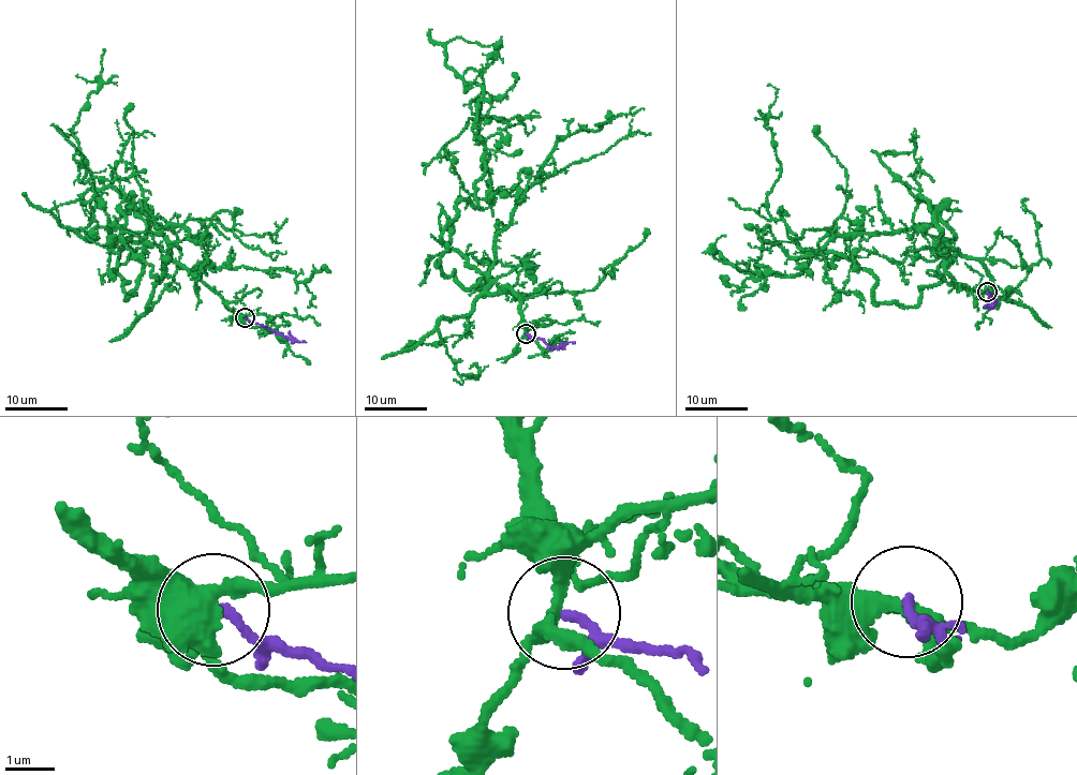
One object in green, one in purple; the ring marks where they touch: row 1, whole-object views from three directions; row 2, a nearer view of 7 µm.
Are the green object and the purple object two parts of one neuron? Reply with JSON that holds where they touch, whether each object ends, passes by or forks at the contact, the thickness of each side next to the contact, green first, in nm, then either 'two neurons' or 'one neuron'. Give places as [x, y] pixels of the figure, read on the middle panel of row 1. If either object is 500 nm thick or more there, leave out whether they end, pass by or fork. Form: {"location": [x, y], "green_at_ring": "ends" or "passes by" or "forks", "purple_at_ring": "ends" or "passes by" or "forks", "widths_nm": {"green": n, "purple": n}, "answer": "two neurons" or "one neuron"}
{"location": [526, 333], "green_at_ring": "forks", "purple_at_ring": "ends", "widths_nm": {"green": 240, "purple": 180}, "answer": "two neurons"}

